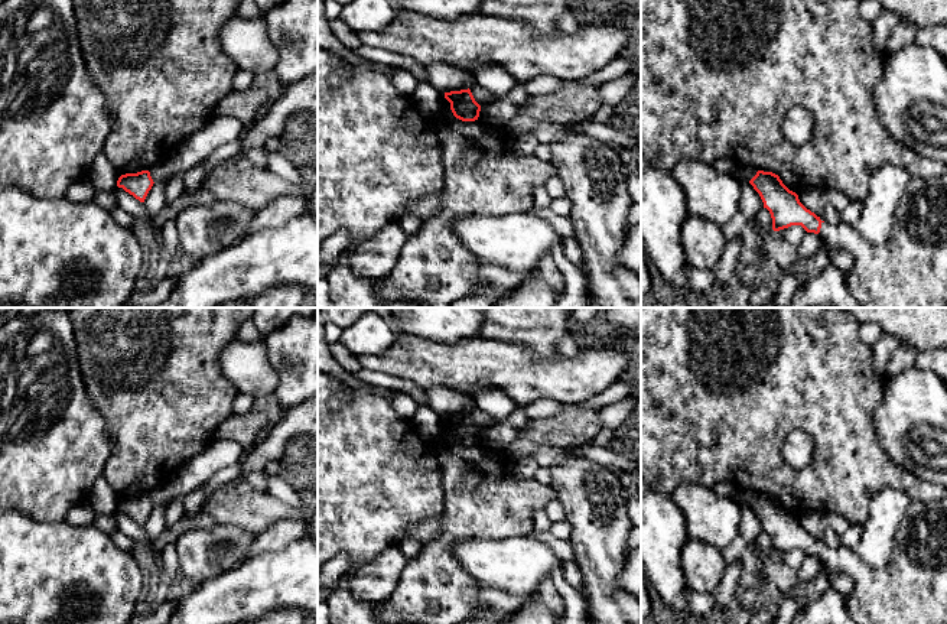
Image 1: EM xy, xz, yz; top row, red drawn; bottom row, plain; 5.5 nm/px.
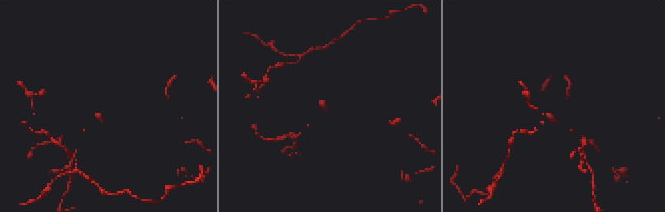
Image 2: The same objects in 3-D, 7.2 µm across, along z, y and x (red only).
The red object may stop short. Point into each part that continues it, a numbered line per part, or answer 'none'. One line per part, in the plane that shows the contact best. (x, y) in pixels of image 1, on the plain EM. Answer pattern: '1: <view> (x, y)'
1: yz (911, 588)

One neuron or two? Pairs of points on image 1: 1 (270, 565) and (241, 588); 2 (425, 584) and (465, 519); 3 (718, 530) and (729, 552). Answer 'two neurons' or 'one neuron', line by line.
1: one neuron
2: one neuron
3: two neurons

